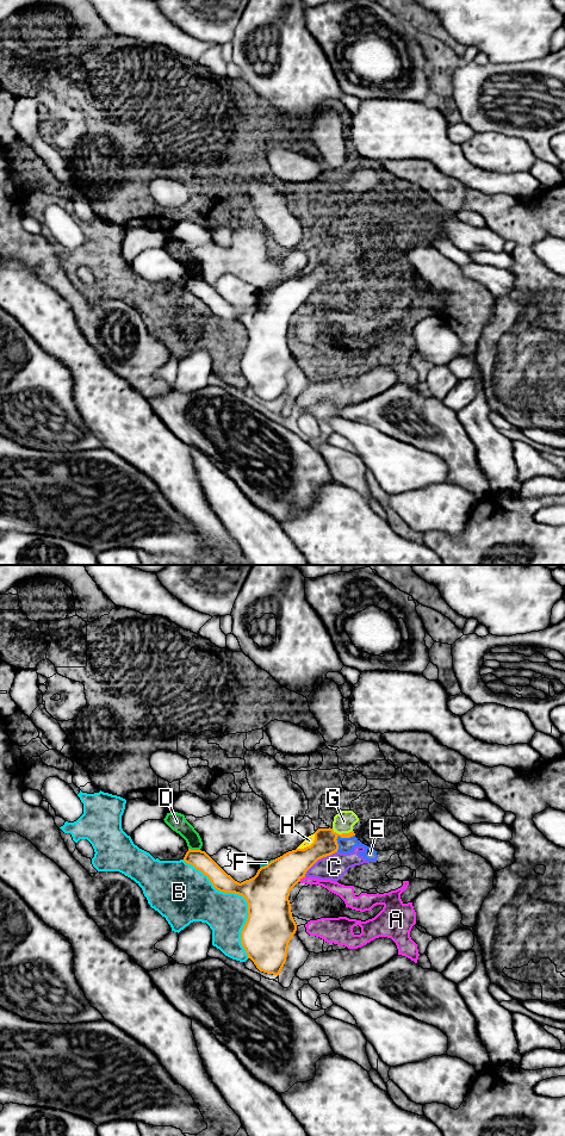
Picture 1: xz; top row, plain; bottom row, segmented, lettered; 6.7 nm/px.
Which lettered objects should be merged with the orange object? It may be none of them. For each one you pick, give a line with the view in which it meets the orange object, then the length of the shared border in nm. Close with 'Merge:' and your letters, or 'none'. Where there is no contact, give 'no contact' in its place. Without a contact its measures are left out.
Merge: none

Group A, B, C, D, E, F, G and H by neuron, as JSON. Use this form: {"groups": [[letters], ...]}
{"groups": [["A", "B"], ["C", "D", "E", "F", "G", "H"]]}

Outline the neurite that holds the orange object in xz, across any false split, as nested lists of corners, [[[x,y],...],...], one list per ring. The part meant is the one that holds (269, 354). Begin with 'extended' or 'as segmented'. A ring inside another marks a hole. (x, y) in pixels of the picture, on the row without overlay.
as segmented; [[[330,255],[318,256],[310,274],[284,281],[241,311],[205,279],[188,277],[186,280],[184,288],[206,303],[217,318],[235,321],[246,327],[248,346],[241,359],[241,372],[260,399],[280,402],[288,371],[297,359],[290,319],[318,287],[337,280],[339,263],[350,266],[355,261],[339,262]]]

